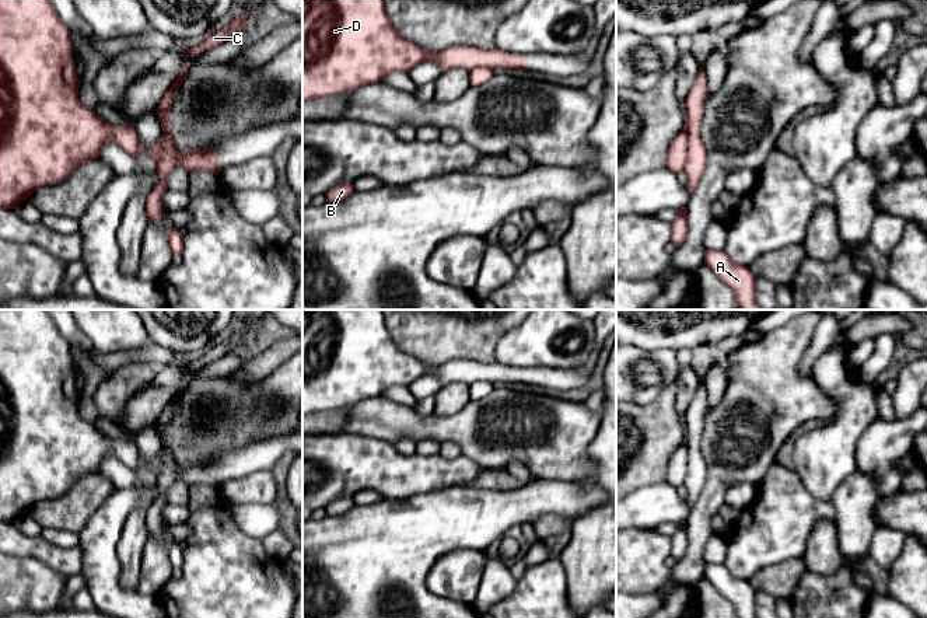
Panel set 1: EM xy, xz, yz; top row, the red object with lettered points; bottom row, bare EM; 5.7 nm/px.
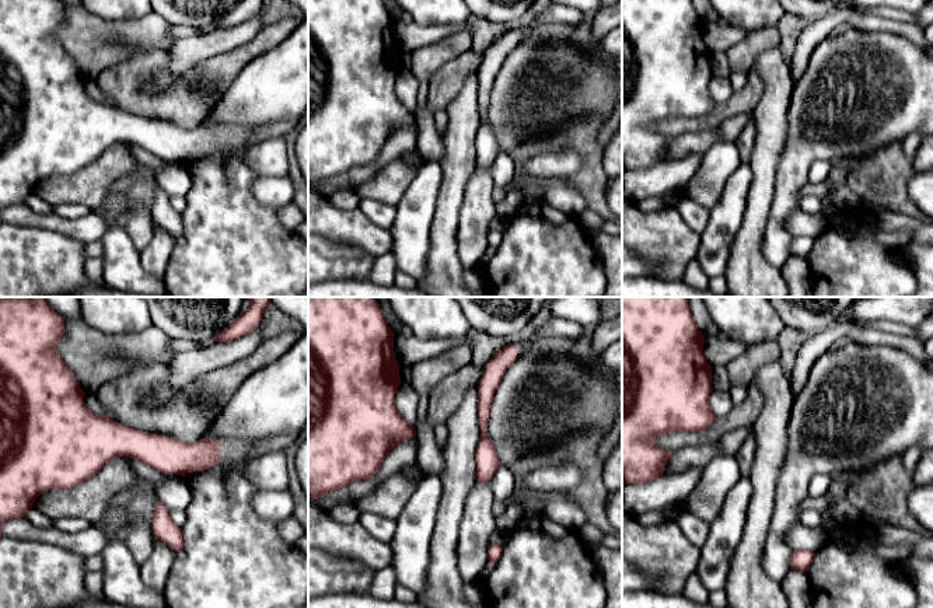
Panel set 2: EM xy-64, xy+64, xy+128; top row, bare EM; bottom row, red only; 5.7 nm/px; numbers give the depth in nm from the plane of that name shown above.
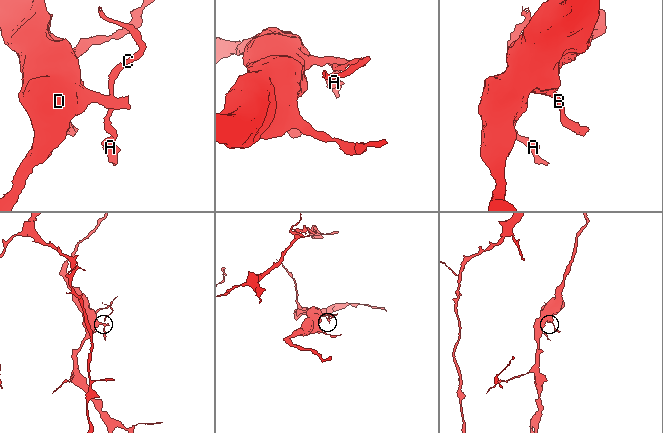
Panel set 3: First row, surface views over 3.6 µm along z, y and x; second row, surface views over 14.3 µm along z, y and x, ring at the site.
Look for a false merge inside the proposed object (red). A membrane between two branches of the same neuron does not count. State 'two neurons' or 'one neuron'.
two neurons

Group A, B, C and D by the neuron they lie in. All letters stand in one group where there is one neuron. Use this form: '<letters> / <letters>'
A C / B D

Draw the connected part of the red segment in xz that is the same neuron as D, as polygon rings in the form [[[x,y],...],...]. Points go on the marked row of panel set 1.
[[[302,0],[302,102],[378,84],[393,71],[410,73],[424,62],[434,62],[441,71],[462,67],[529,70],[528,56],[514,56],[499,49],[452,45],[427,52],[393,28],[384,0]]]

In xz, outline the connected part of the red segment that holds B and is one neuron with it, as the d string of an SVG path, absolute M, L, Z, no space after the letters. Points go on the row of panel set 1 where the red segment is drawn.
M342 182L333 186L325 196L328 202L339 202L350 196L354 191L353 184Z

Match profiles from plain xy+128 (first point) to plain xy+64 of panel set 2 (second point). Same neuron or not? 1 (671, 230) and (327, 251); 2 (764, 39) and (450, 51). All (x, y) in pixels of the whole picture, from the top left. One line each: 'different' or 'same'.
1: different
2: same

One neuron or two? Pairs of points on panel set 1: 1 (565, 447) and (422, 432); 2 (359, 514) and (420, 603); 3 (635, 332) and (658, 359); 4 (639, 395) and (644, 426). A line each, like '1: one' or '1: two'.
1: one
2: one
3: two
4: two

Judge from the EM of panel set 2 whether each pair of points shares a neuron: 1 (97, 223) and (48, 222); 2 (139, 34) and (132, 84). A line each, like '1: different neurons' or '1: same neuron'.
1: same neuron
2: different neurons

